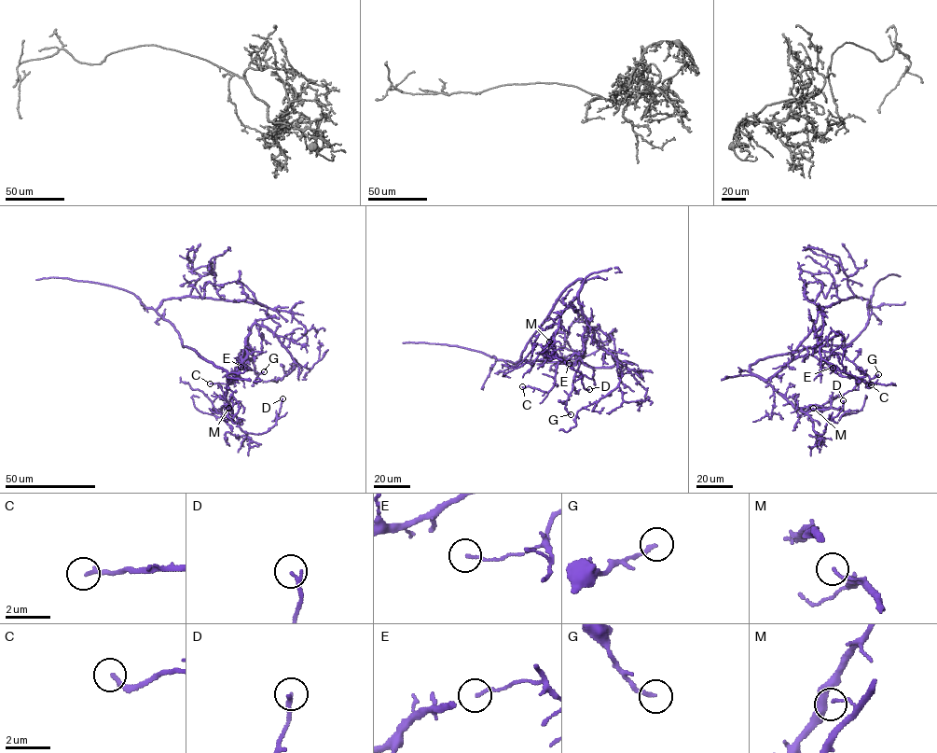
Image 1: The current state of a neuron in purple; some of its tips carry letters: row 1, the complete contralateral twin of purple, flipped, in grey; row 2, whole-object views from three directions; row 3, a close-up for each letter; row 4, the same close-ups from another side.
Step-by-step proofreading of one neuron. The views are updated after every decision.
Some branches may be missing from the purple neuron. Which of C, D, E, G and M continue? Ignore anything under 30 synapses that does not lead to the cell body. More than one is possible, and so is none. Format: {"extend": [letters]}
{"extend": []}

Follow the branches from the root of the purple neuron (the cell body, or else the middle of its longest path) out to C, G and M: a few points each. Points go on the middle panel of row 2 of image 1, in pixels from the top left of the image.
C: (546, 316), (567, 287), (584, 279), (583, 353), (558, 363), (547, 392), (522, 386)
G: (546, 316), (567, 287), (584, 279), (578, 300), (587, 325), (582, 339), (585, 352), (566, 402), (571, 414)
M: (546, 316), (567, 287), (584, 279), (578, 297), (561, 313), (558, 328), (549, 341)

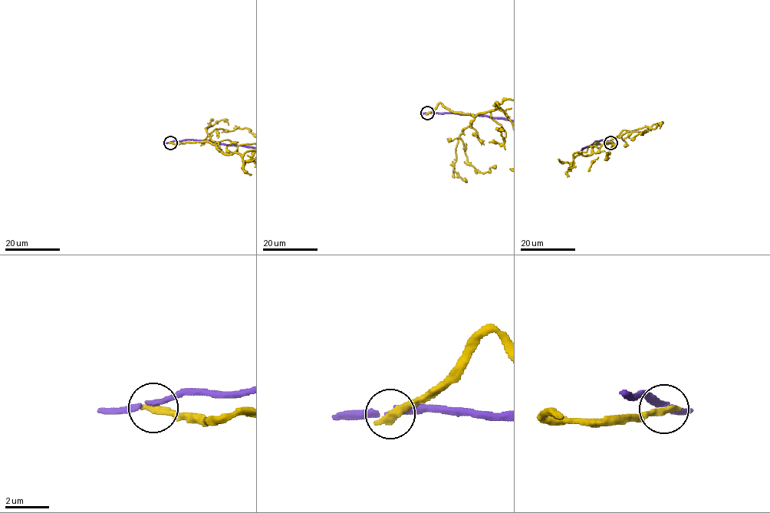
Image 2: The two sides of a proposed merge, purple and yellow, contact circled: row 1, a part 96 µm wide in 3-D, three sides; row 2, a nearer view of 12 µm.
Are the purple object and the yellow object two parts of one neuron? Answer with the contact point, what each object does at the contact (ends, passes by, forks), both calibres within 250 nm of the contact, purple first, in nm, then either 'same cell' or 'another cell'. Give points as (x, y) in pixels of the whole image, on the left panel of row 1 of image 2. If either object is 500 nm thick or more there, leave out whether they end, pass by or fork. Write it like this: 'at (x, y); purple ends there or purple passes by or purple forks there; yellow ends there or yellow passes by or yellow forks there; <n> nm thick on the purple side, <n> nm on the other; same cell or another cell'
at (170, 143); purple passes by; yellow ends there; 200 nm thick on the purple side, 400 nm on the other; another cell

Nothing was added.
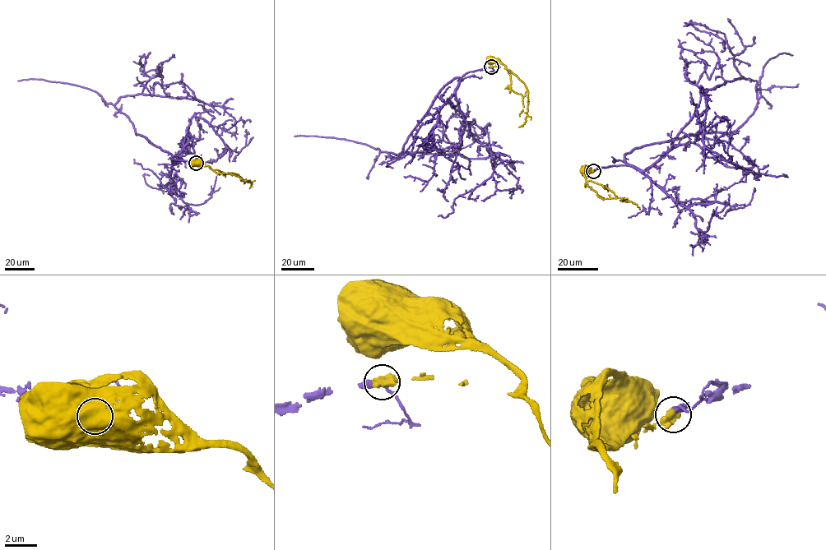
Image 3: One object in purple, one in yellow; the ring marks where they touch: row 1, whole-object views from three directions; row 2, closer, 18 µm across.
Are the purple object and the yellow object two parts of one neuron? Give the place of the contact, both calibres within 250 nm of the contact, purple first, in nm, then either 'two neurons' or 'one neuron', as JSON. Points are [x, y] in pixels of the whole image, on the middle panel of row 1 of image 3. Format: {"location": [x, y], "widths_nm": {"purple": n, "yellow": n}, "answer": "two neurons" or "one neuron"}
{"location": [491, 67], "widths_nm": {"purple": 320, "yellow": 650}, "answer": "one neuron"}

